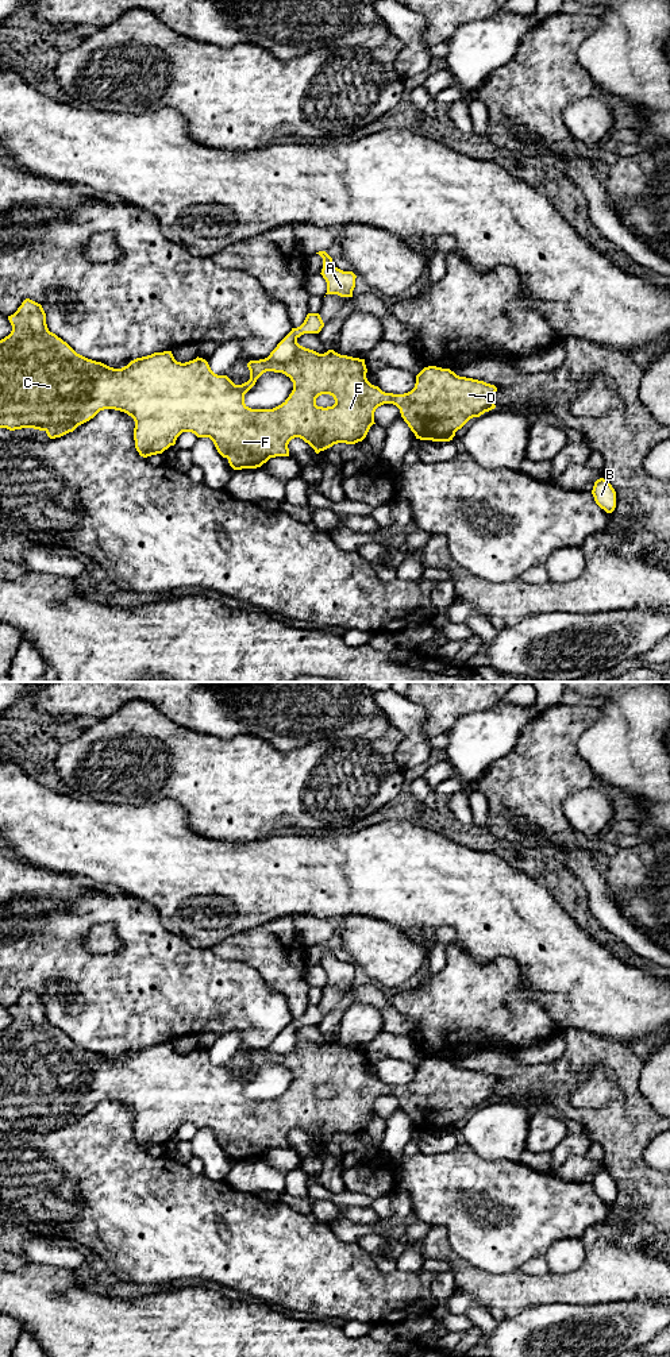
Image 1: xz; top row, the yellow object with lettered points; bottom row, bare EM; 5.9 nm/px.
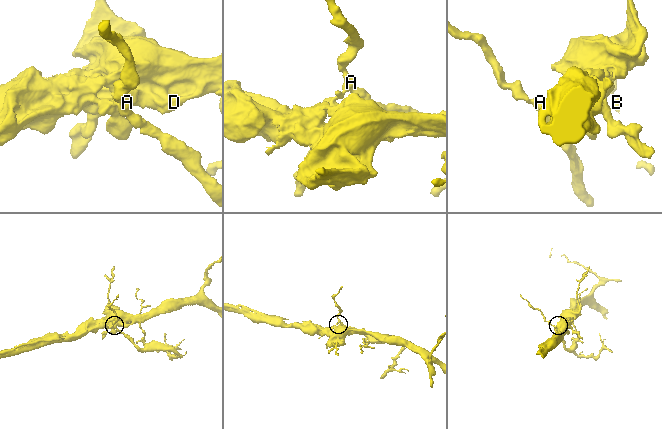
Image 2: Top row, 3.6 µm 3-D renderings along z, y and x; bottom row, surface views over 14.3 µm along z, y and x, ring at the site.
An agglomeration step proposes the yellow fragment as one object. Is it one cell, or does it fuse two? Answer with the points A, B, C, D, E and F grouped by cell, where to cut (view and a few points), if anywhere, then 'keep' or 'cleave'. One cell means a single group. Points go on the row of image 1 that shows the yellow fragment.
A B / C D E F; cut in xz along (296, 339), (292, 358), (287, 361), (264, 359); cleave

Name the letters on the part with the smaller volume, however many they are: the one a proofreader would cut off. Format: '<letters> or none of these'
A, B

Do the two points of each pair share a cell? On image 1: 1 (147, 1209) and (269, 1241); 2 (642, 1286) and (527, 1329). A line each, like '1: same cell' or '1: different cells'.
1: same cell
2: different cells

